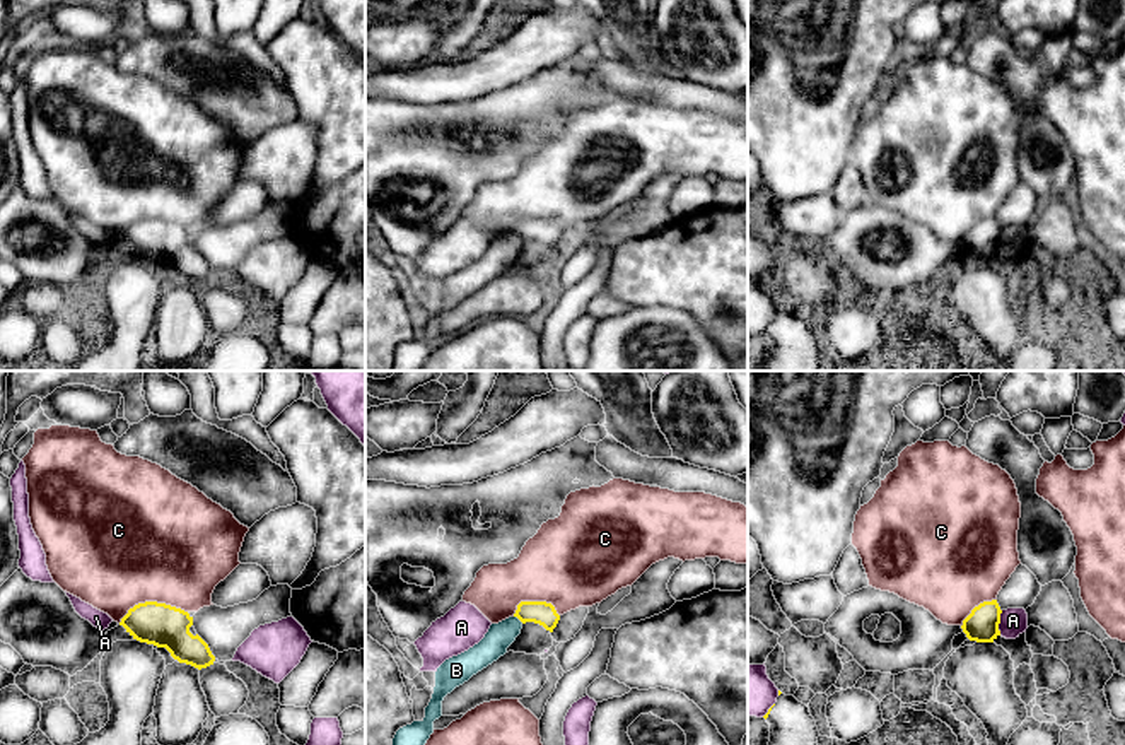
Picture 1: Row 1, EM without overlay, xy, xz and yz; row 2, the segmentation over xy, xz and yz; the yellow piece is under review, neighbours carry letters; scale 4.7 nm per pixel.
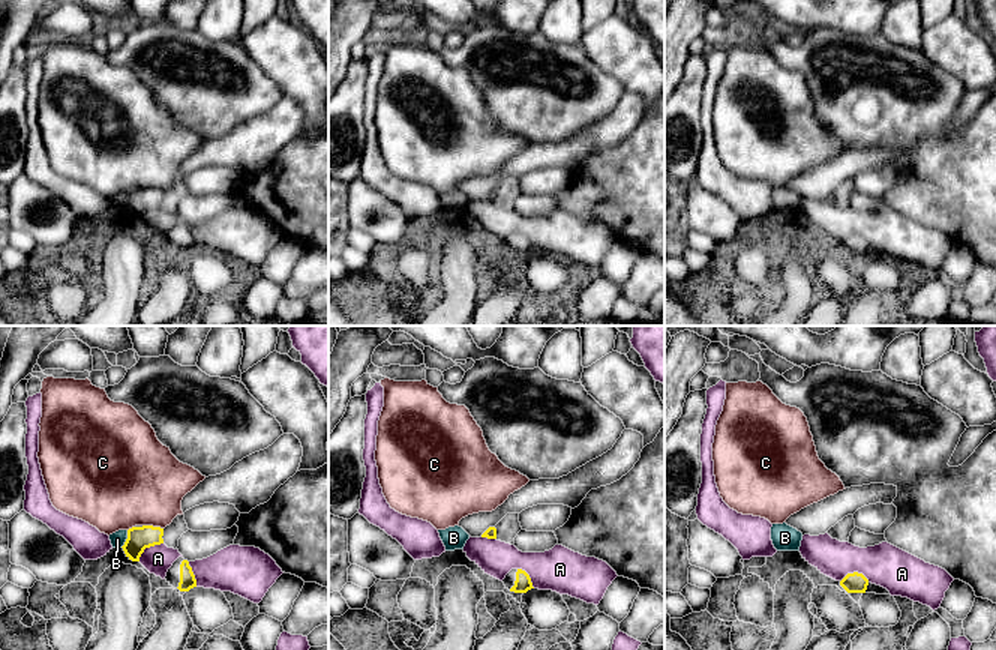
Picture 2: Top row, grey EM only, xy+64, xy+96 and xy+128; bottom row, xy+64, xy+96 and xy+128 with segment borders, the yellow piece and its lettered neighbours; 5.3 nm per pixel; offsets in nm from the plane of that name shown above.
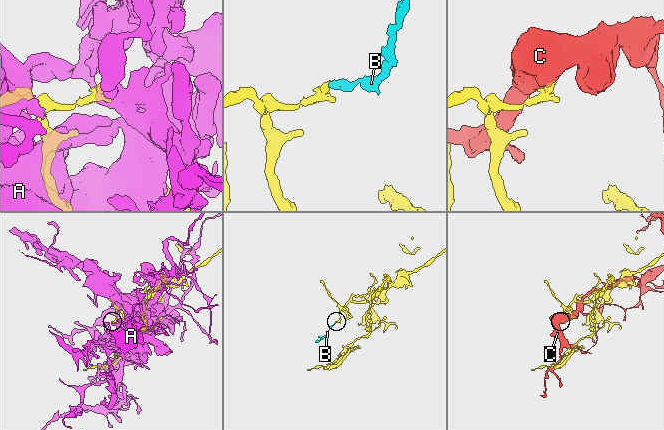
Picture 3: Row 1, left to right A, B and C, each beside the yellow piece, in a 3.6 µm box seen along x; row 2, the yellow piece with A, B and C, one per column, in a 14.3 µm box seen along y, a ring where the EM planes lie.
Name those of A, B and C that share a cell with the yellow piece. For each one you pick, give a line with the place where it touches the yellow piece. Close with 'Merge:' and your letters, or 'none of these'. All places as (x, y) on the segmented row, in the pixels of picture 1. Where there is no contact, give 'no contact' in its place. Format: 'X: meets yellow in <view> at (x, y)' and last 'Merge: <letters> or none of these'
Merge: none of these

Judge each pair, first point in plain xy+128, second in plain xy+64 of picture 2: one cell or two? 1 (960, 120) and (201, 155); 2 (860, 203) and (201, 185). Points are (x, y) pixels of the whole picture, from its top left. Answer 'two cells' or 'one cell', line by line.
1: one cell
2: two cells

